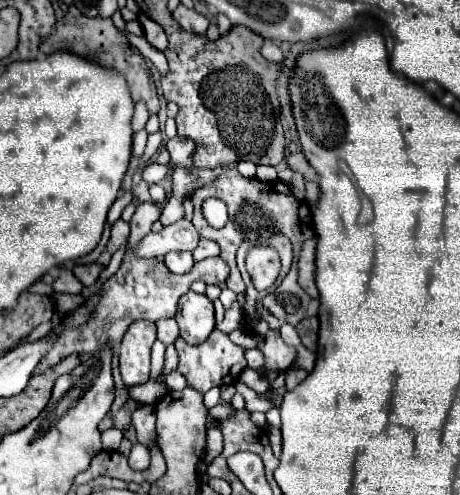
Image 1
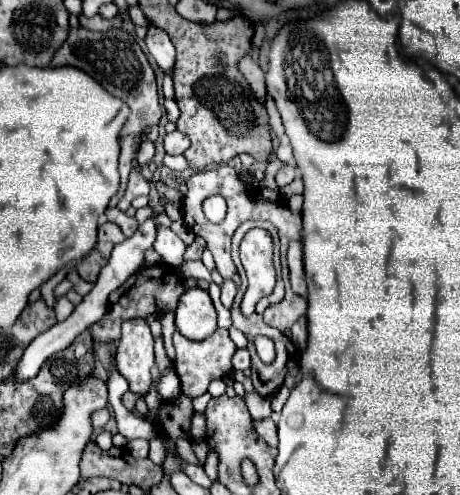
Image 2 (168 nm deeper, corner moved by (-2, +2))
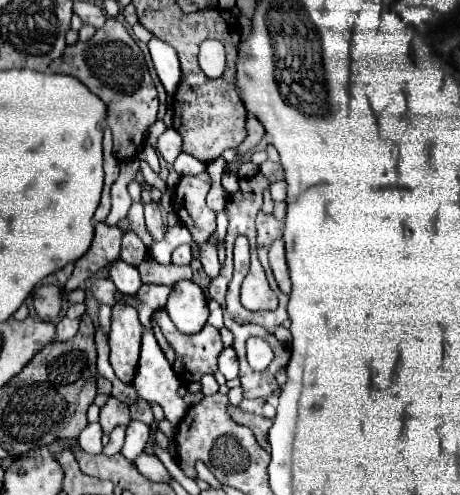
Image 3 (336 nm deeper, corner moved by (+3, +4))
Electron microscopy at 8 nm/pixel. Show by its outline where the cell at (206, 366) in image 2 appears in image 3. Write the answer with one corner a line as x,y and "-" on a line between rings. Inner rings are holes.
165,309
153,313
151,319
157,321
171,347
181,347
181,351
185,351
185,355
181,355
181,363
191,363
191,381
199,381
205,373
217,371
217,355
223,351
223,343
215,327
205,325
203,331
185,335
171,323

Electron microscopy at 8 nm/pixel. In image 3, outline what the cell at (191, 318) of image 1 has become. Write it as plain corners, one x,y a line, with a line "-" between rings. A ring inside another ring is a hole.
177,281
169,293
169,317
181,333
199,333
209,317
207,299
193,281

